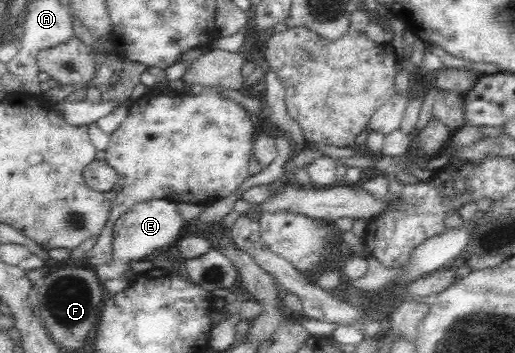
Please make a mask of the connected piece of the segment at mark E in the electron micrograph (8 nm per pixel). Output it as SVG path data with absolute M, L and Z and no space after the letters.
M165 198L142 201L132 205L127 213L118 217L113 223L111 261L105 265L95 265L96 276L100 281L103 281L129 273L133 261L145 259L147 255L151 255L159 247L177 243L185 222L185 219L178 212L177 203Z

